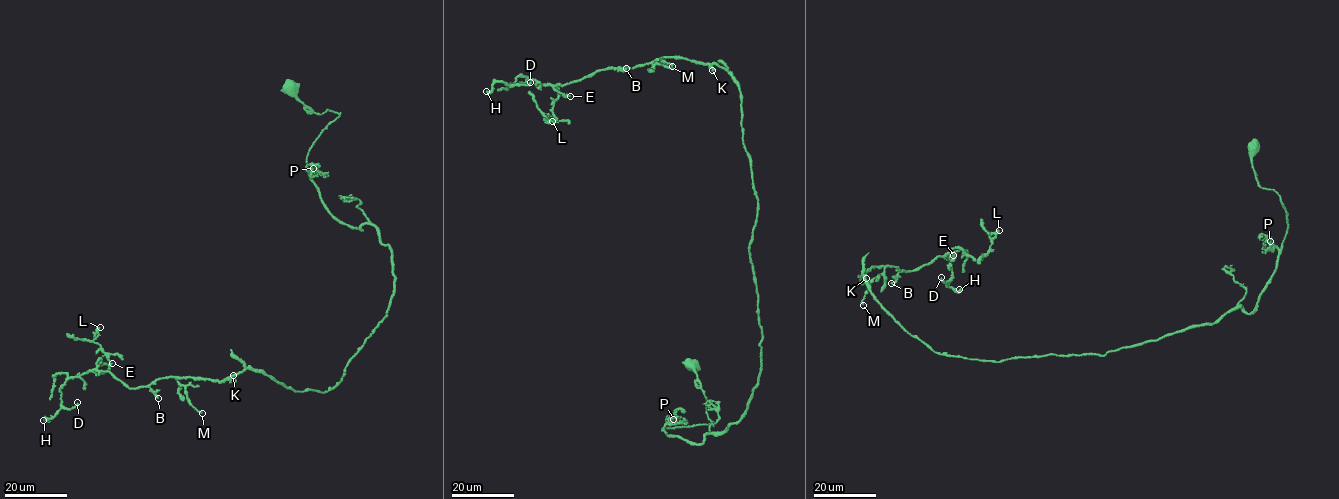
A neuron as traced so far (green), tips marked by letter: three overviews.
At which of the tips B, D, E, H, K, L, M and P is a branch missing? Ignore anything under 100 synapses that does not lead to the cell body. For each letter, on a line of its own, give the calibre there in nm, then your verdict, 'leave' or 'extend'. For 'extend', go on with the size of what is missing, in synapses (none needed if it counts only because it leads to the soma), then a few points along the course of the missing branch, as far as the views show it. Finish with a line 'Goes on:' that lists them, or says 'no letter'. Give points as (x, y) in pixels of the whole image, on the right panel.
B: 380 nm thick; leave
D: 280 nm thick; leave
E: 280 nm thick; leave
H: 460 nm thick; leave
K: 280 nm thick; leave
L: 380 nm thick; leave
M: 320 nm thick; leave
P: 180 nm thick; leave
Goes on: no letter

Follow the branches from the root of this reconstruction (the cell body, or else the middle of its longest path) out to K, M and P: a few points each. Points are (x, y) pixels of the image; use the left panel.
K: (289, 88), (317, 113), (339, 114), (307, 172), (332, 215), (375, 226), (394, 291), (329, 391), (233, 375)
M: (289, 88), (339, 114), (307, 172), (332, 215), (375, 226), (394, 291), (329, 391), (177, 376), (202, 413)
P: (289, 88), (298, 101), (317, 113), (328, 109), (339, 114), (323, 129), (308, 152), (308, 173), (313, 168)

